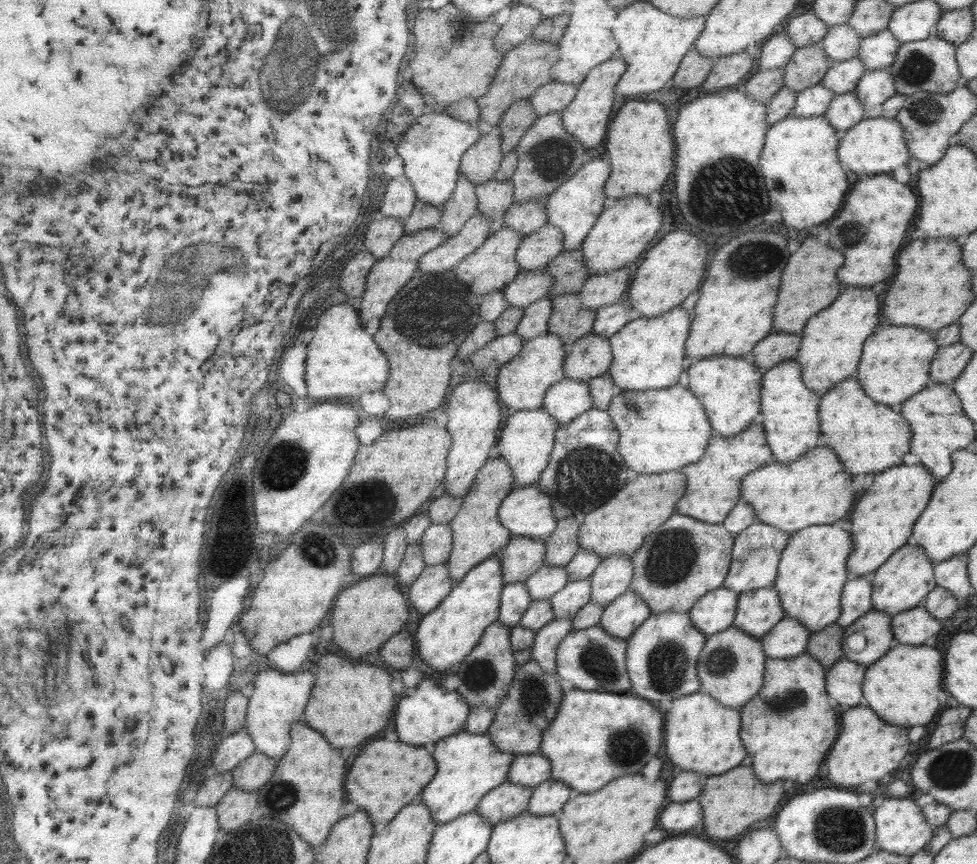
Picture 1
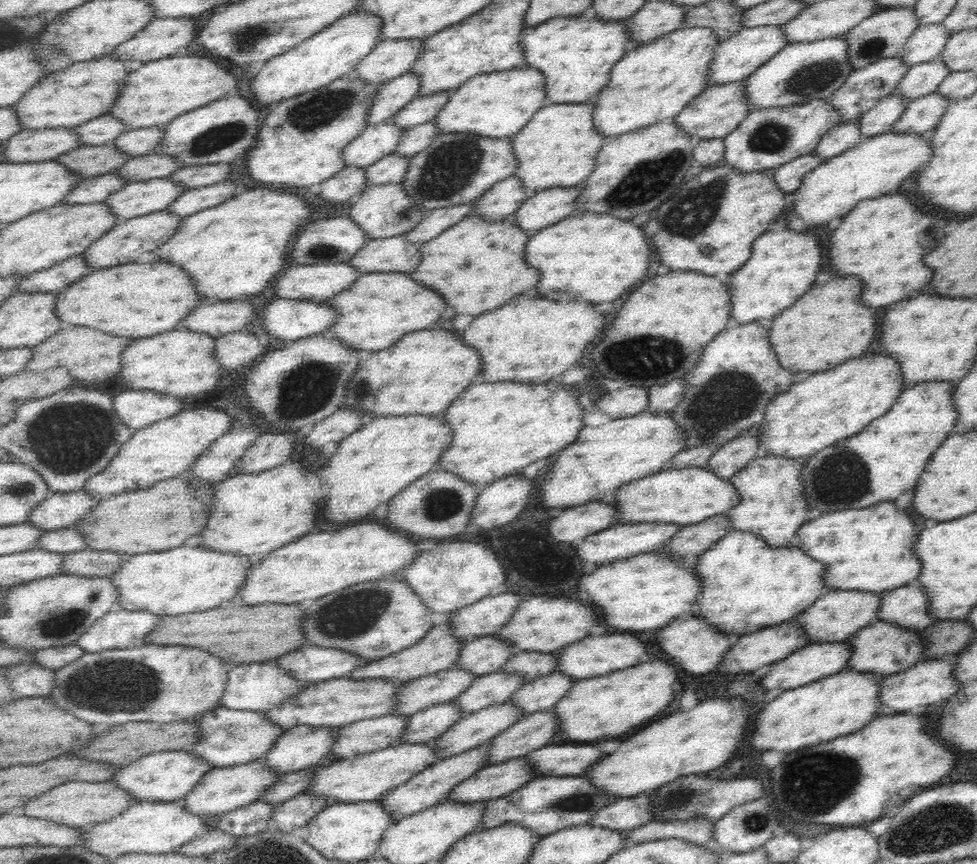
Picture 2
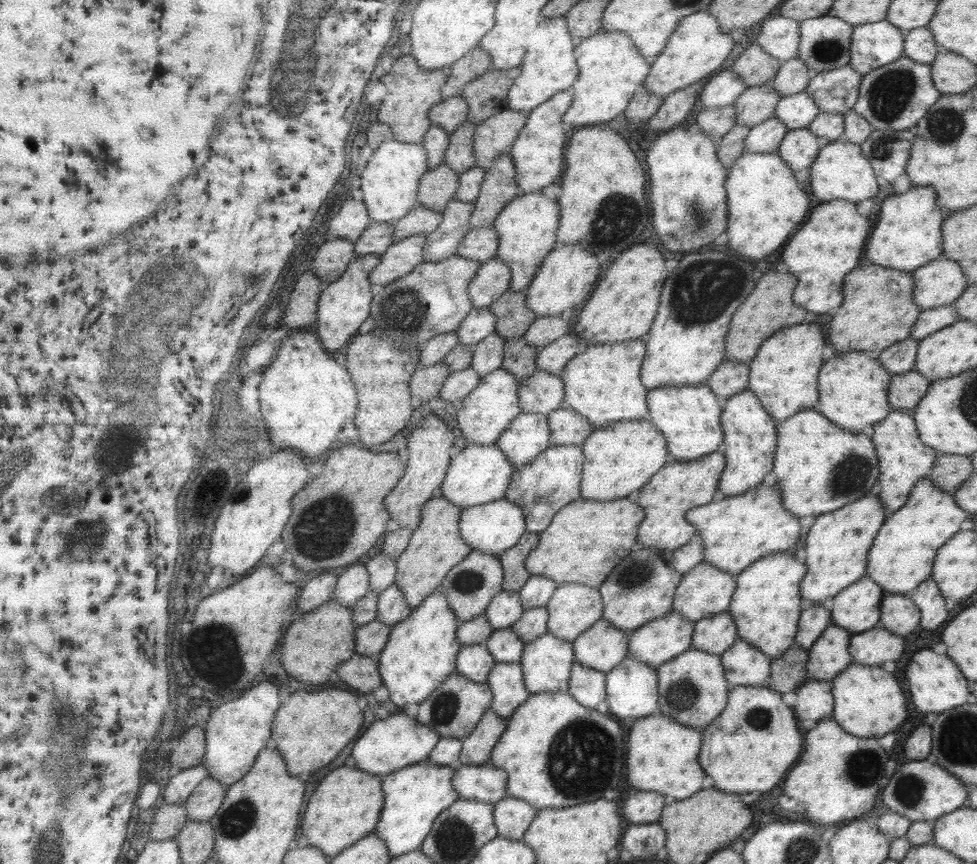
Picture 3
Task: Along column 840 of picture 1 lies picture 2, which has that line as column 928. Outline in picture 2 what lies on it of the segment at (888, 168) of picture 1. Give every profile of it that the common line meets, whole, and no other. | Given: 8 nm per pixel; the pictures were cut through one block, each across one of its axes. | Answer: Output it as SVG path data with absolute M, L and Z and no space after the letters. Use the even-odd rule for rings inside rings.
M888 132L867 138L850 150L831 158L803 178L803 183L792 194L794 208L788 211L788 220L802 218L806 225L815 226L830 222L836 216L847 215L859 202L896 192L906 178L927 167L934 156L929 134L915 132Z

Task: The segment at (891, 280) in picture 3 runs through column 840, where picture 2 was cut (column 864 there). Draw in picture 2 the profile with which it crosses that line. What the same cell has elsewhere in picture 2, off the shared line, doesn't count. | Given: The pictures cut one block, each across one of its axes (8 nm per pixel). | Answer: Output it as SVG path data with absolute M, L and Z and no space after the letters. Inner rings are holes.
M835 278L822 284L815 284L804 296L801 296L789 309L781 312L770 324L769 341L776 351L781 368L790 372L827 371L851 357L862 356L868 352L870 344L878 338L876 312L866 308L860 300L862 284L860 278Z

